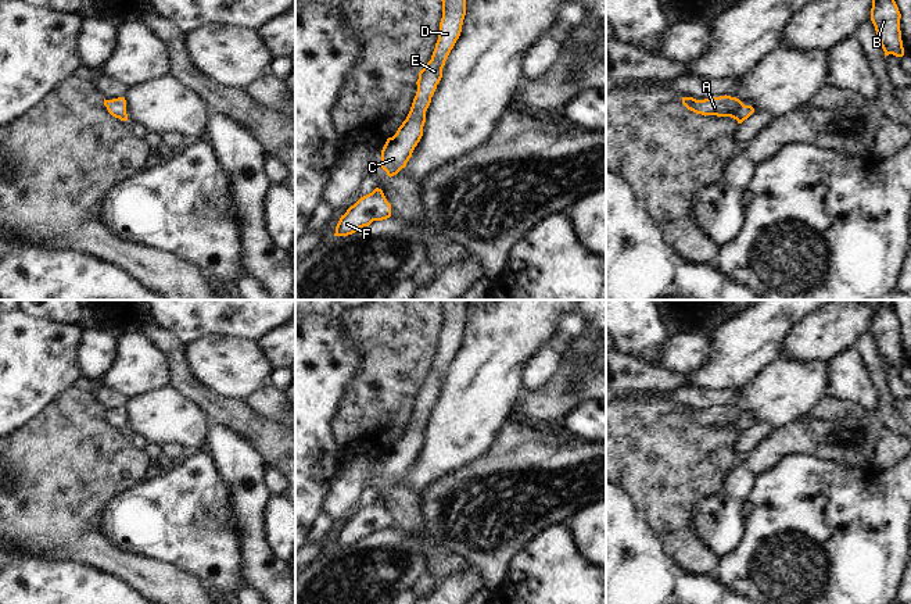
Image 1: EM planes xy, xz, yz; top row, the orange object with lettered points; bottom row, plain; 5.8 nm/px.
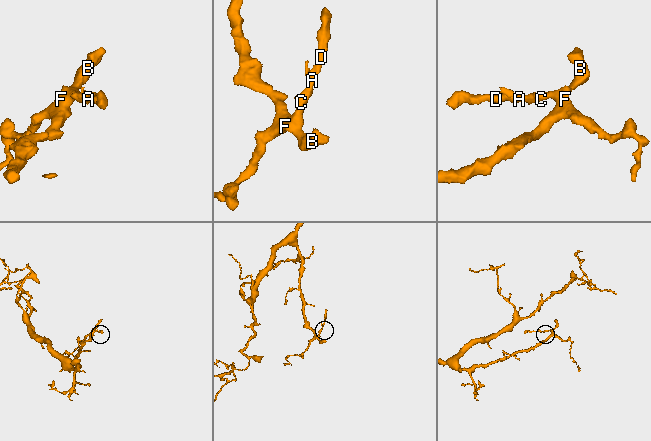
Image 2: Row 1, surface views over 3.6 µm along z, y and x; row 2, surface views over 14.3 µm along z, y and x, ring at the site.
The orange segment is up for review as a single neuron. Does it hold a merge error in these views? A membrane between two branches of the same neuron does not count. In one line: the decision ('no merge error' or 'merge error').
no merge error

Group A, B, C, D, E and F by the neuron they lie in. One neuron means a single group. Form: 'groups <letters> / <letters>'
groups A B C D E F

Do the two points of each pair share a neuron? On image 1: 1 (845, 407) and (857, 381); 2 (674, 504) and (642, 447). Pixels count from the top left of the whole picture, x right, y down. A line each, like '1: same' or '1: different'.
1: different
2: same

